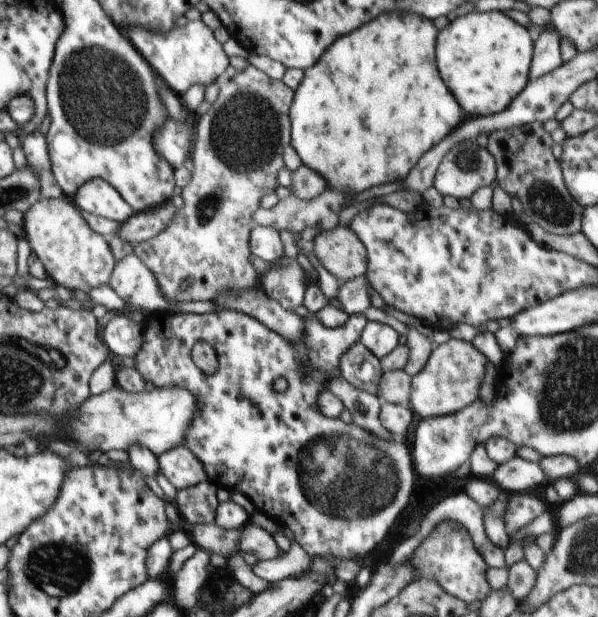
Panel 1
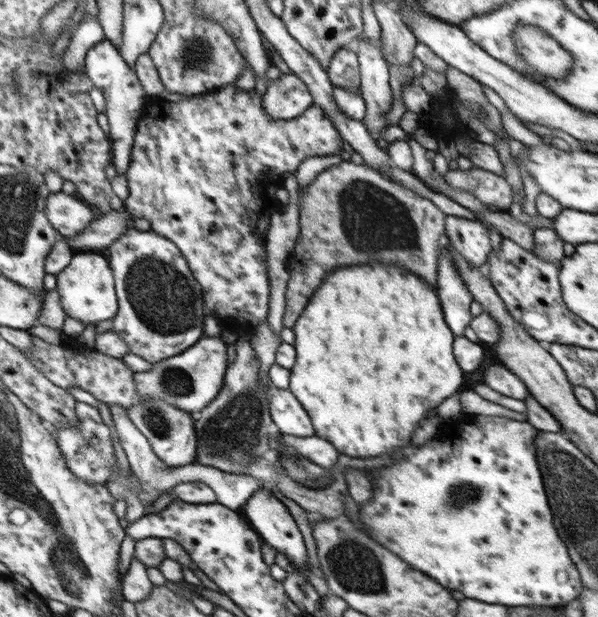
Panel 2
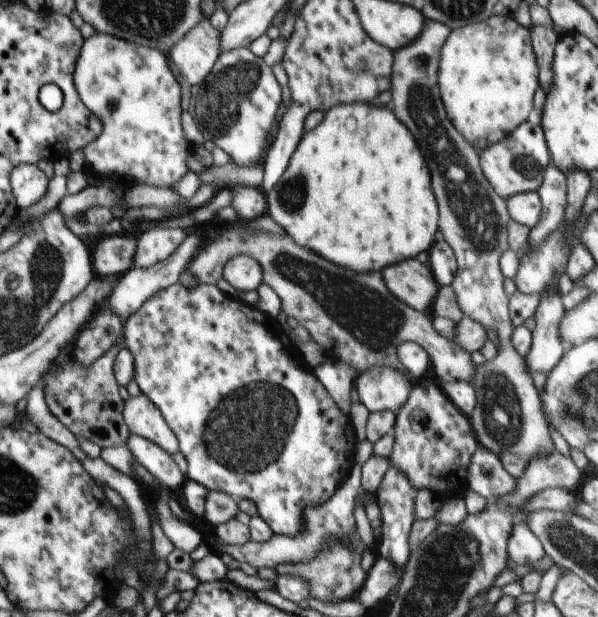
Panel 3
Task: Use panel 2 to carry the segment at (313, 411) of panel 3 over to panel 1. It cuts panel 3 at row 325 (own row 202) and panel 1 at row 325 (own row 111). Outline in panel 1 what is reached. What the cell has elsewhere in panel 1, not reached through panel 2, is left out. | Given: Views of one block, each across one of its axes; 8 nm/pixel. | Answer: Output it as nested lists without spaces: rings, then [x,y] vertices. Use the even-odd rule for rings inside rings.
[[[218,309],[216,312],[196,314],[196,313],[177,313],[173,311],[153,311],[150,313],[144,321],[143,335],[144,342],[143,348],[140,348],[134,356],[135,367],[142,378],[146,382],[151,382],[156,388],[184,388],[188,390],[193,397],[196,398],[196,404],[198,404],[198,412],[190,424],[190,428],[186,430],[184,434],[184,442],[182,445],[186,446],[192,451],[192,454],[200,460],[204,470],[207,472],[207,480],[215,484],[219,488],[225,488],[230,492],[241,492],[246,496],[254,506],[254,511],[264,513],[271,519],[277,522],[279,526],[284,528],[290,528],[292,534],[294,534],[294,540],[302,546],[302,548],[311,556],[318,558],[328,558],[328,560],[348,560],[350,558],[364,558],[368,552],[370,552],[376,544],[380,544],[388,530],[392,528],[392,524],[398,520],[400,512],[406,508],[408,500],[410,500],[410,492],[412,492],[412,486],[414,486],[414,474],[412,457],[410,450],[404,444],[404,439],[396,440],[380,440],[380,438],[369,437],[365,430],[362,430],[354,423],[346,424],[340,417],[328,418],[318,410],[318,394],[326,391],[326,382],[328,378],[332,376],[340,375],[340,356],[344,352],[348,352],[354,344],[356,344],[360,338],[364,327],[366,326],[367,319],[363,313],[351,314],[348,318],[348,322],[344,326],[338,328],[328,328],[324,326],[314,316],[309,314],[302,318],[304,320],[304,336],[302,340],[298,342],[286,342],[278,332],[270,330],[268,326],[264,326],[262,322],[256,320],[253,316],[236,312],[235,310]],[[200,341],[210,344],[214,348],[218,358],[218,370],[214,374],[204,374],[203,370],[200,370],[194,362],[192,362],[191,350],[193,344]],[[276,378],[286,378],[288,381],[288,389],[285,392],[276,392],[274,390],[274,380]]]

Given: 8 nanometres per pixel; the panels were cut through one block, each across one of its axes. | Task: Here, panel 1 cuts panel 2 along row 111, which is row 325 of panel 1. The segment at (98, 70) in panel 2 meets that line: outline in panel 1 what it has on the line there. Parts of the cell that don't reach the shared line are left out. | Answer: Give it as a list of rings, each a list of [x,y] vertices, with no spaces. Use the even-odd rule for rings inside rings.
[[[116,315],[110,318],[103,330],[104,342],[111,348],[114,356],[132,358],[143,348],[143,326],[136,324],[127,316]]]

